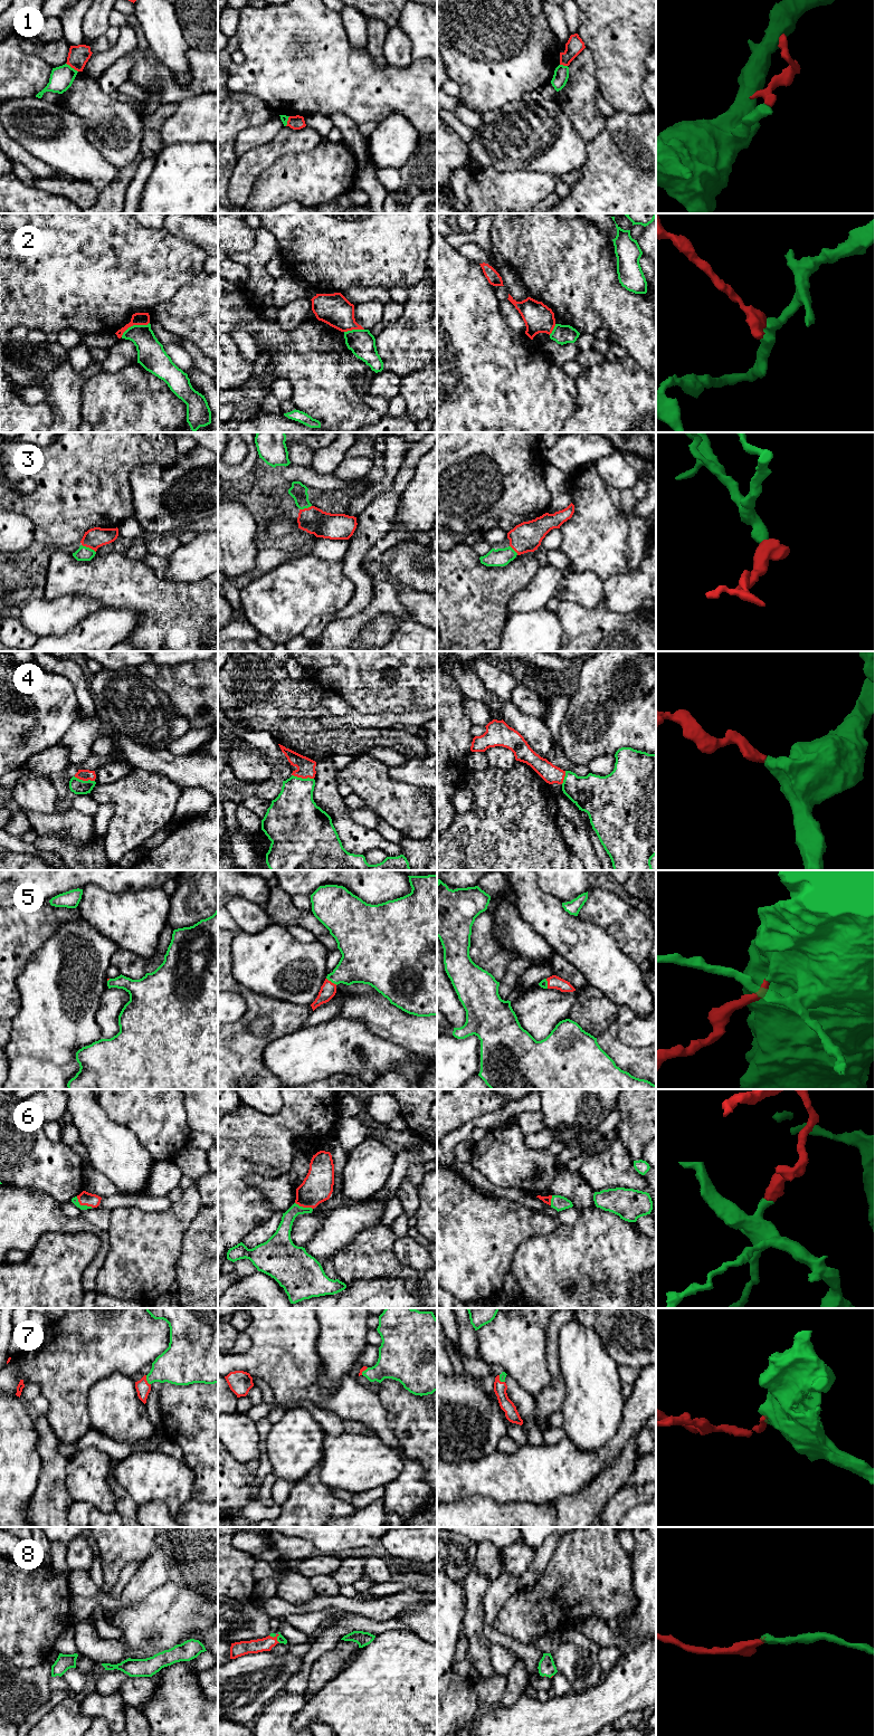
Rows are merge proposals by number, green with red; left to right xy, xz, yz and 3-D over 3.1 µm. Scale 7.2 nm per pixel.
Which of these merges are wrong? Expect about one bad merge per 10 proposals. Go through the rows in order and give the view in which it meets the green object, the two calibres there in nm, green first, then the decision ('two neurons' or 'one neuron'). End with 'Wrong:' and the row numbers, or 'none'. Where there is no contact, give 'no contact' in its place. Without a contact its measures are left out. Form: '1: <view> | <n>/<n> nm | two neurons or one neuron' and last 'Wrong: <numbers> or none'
1: xy | 170/150 nm | two neurons
2: xy | 200/100 nm | two neurons
3: xy | 100/150 nm | one neuron
4: xz | 320/130 nm | one neuron
5: xz | 280/110 nm | one neuron
6: xy | 50/100 nm | one neuron
7: xy | 280/100 nm | one neuron
8: xz | 60/100 nm | one neuron
Wrong: 1, 2

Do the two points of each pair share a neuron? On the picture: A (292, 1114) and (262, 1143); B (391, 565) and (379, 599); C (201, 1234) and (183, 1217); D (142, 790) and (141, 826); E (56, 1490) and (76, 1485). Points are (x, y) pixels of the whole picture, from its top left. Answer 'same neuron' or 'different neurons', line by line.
A: same neuron
B: same neuron
C: different neurons
D: same neuron
E: different neurons

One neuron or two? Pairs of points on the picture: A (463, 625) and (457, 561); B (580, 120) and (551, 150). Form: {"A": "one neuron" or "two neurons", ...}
{"A": "one neuron", "B": "two neurons"}

